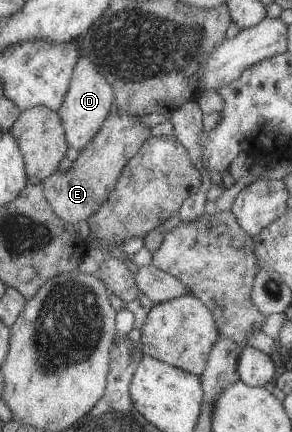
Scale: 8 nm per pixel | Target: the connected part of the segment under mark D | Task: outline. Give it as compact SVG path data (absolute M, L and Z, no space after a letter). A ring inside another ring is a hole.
M79 57L74 66L64 100L57 111L69 146L74 147L77 151L82 150L98 132L100 125L104 122L112 107L113 90L110 83L98 74L98 70L94 68L94 64L88 58Z

